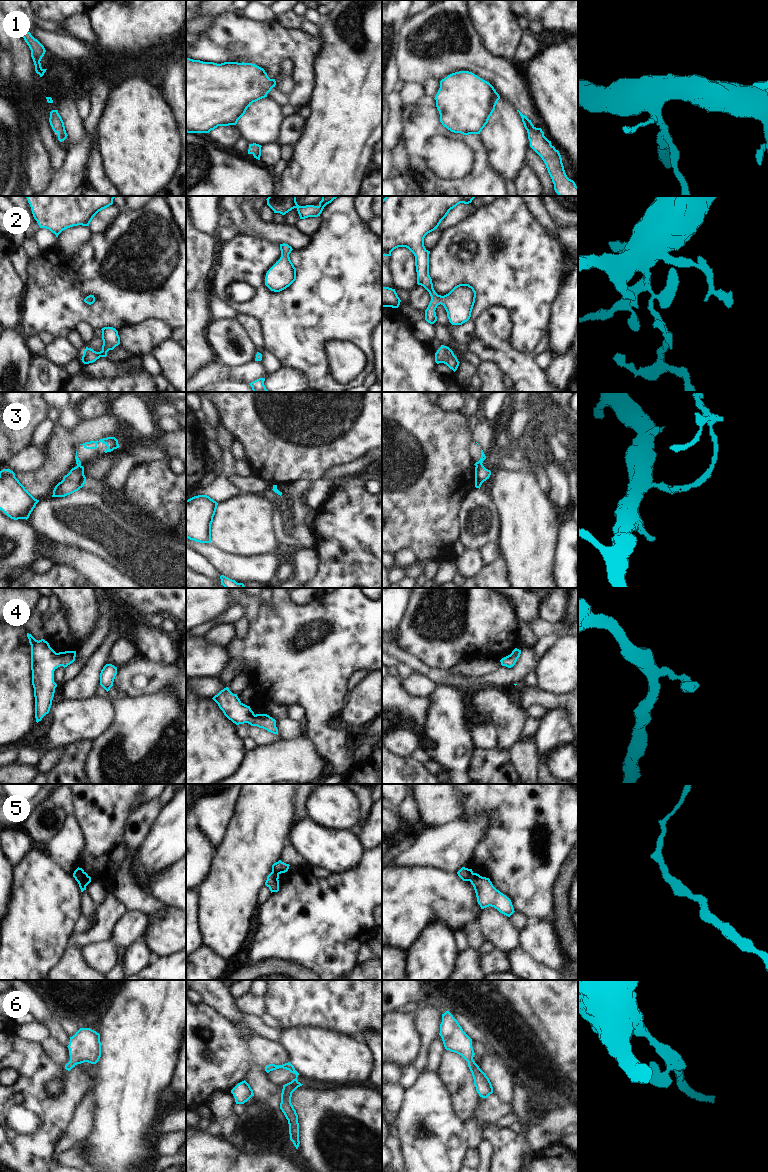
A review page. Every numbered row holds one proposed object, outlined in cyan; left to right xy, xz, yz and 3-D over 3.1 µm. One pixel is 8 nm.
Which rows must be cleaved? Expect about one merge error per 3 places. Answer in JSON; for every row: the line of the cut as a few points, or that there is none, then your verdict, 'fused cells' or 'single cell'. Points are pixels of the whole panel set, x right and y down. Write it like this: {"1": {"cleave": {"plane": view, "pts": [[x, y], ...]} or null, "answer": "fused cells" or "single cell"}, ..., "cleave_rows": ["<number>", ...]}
{"1": {"cleave": null, "answer": "single cell"}, "2": {"cleave": null, "answer": "single cell"}, "3": {"cleave": {"plane": "yz", "pts": [[481, 463], [476, 466]]}, "answer": "fused cells"}, "4": {"cleave": null, "answer": "single cell"}, "5": {"cleave": {"plane": "yz", "pts": [[473, 873], [469, 880]]}, "answer": "fused cells"}, "6": {"cleave": null, "answer": "single cell"}, "cleave_rows": ["3", "5"]}

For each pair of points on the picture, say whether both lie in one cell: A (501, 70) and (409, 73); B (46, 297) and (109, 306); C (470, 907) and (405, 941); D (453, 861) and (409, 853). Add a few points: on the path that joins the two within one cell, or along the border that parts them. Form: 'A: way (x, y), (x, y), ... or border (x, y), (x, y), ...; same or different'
A: way (478, 62), (432, 62); same
B: way (62, 307), (74, 310), (93, 310); same
C: way (452, 907), (433, 907), (417, 923); same
D: way (442, 853), (420, 853); same

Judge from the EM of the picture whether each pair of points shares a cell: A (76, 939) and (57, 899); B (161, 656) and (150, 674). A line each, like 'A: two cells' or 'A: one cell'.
A: two cells
B: two cells

